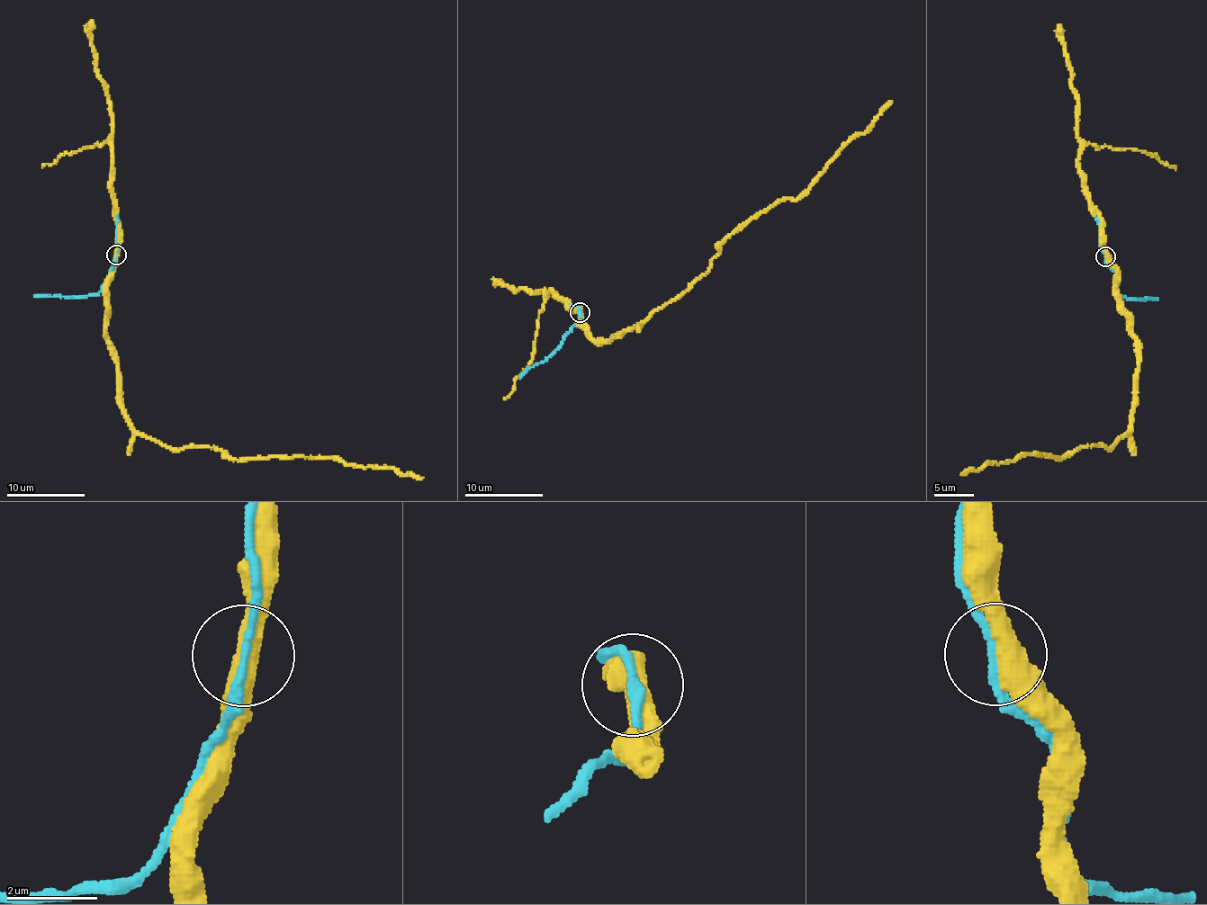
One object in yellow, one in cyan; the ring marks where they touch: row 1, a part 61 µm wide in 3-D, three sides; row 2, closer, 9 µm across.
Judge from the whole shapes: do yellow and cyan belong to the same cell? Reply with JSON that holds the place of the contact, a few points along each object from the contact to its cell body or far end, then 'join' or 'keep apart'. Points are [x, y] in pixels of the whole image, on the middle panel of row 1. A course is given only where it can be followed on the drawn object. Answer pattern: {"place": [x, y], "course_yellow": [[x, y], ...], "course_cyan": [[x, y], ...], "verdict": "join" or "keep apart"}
{"place": [580, 312], "course_yellow": [[579, 312], [586, 333], [609, 339], [680, 299], [718, 246], [778, 203], [797, 199], [892, 101]], "course_cyan": [[579, 312], [581, 319], [556, 349], [529, 367], [520, 379]], "verdict": "join"}

